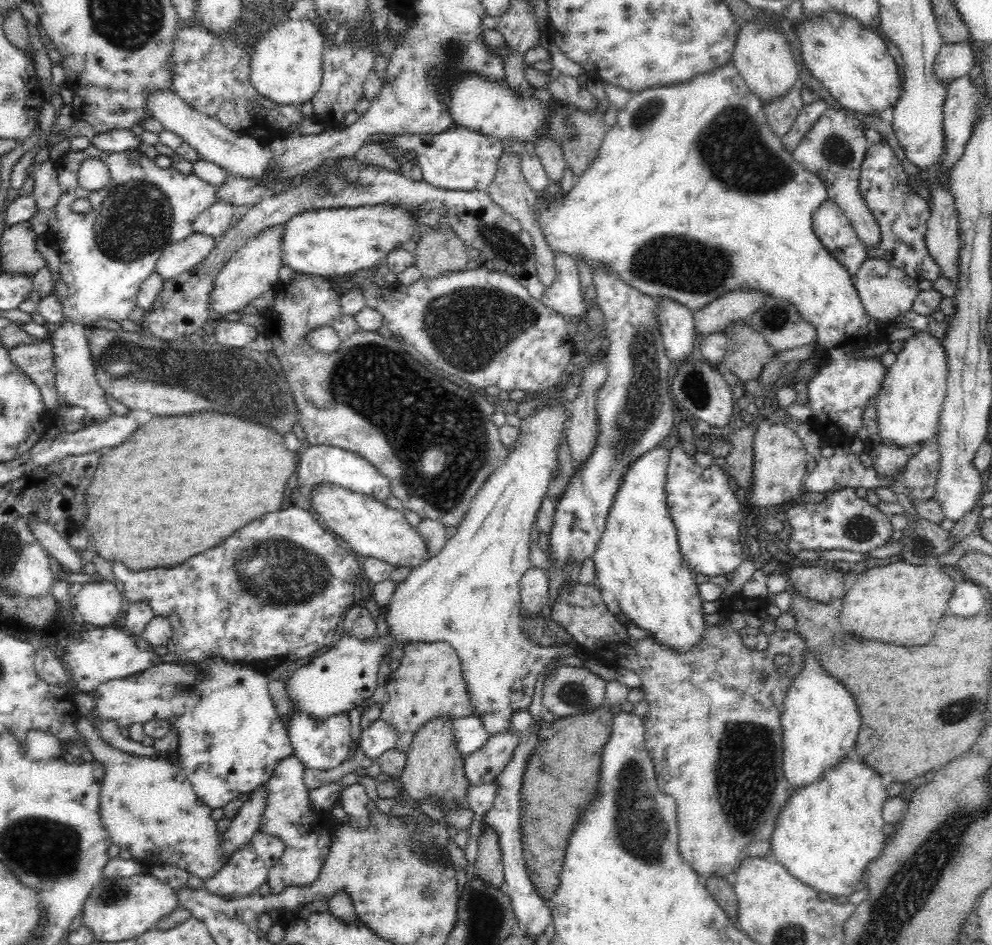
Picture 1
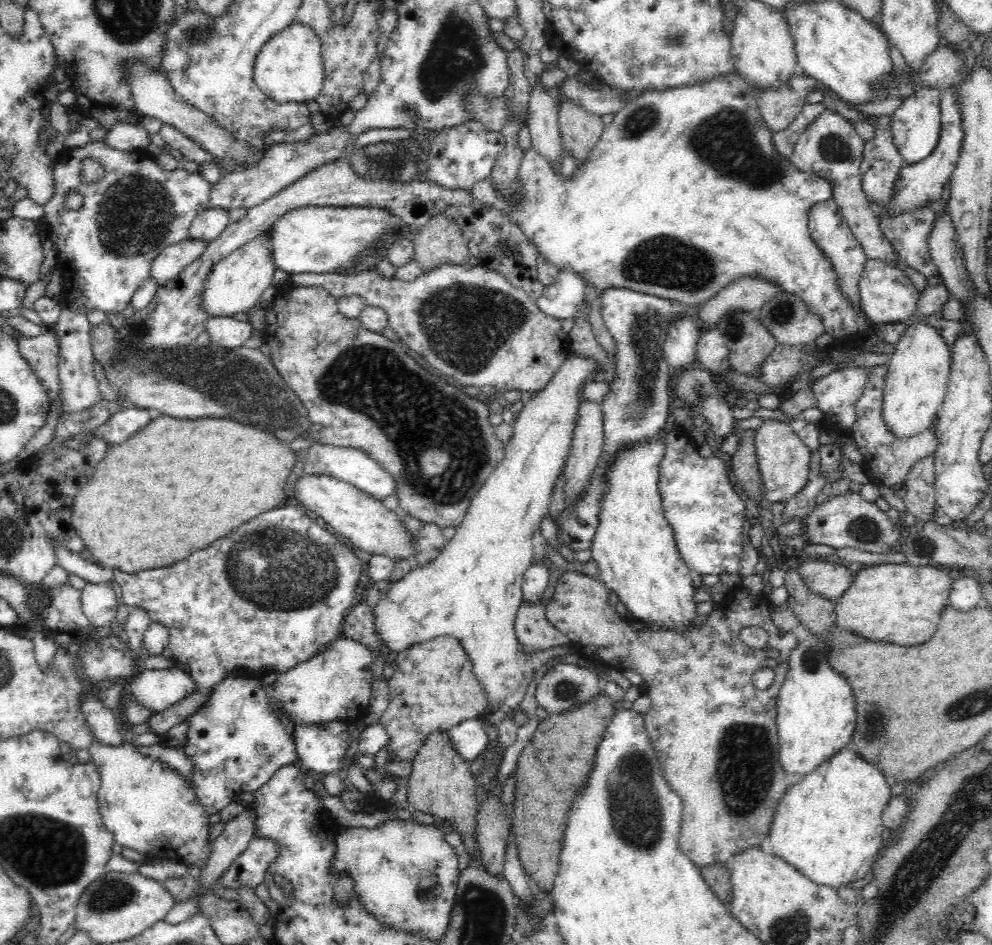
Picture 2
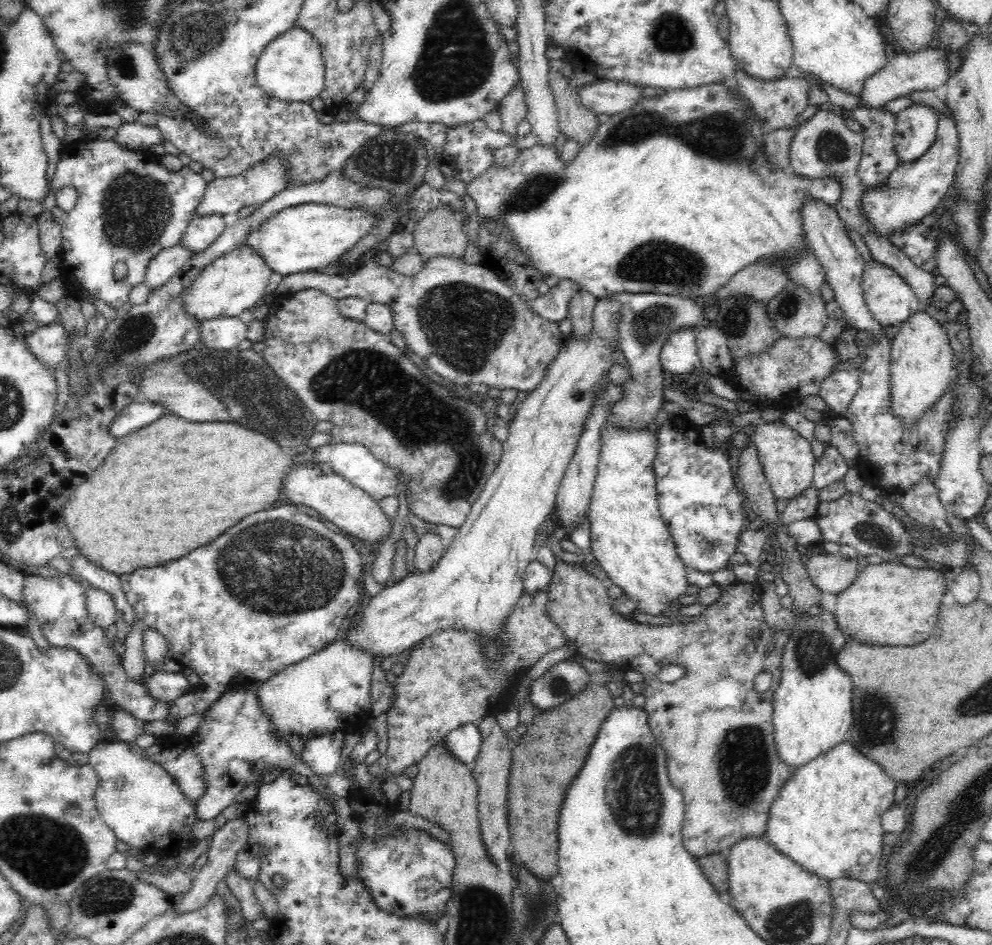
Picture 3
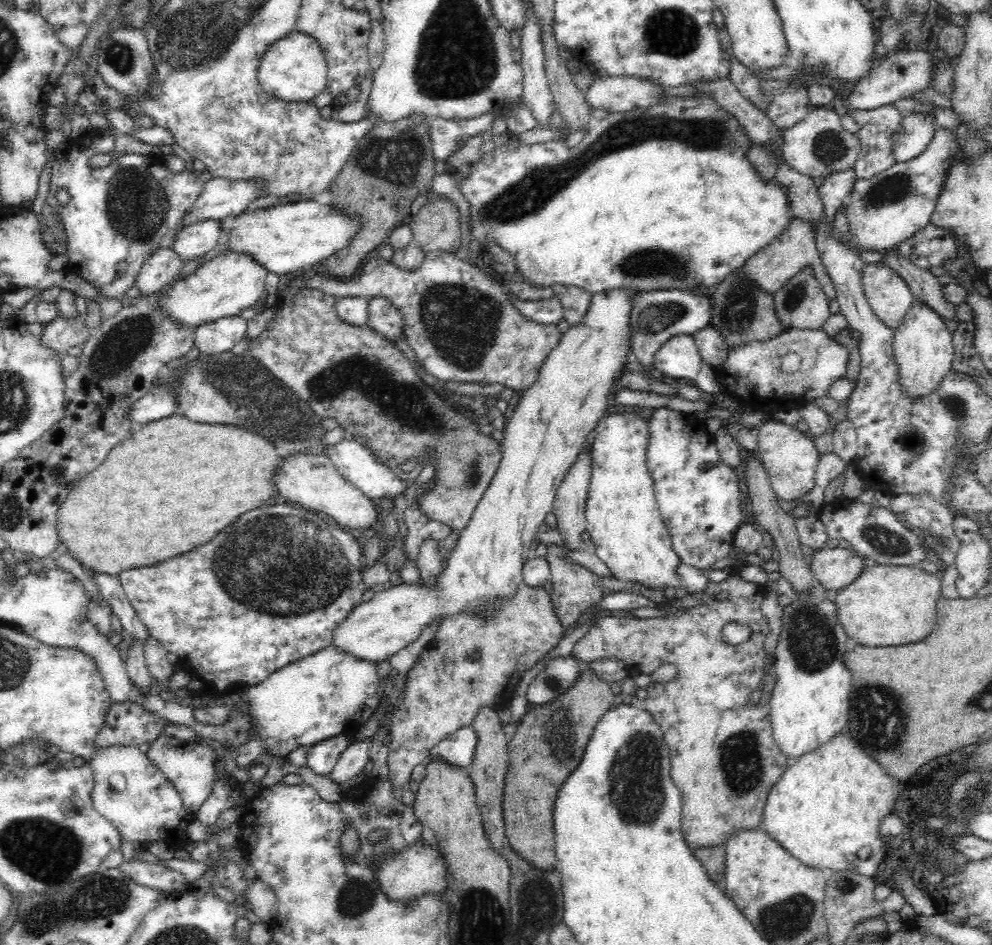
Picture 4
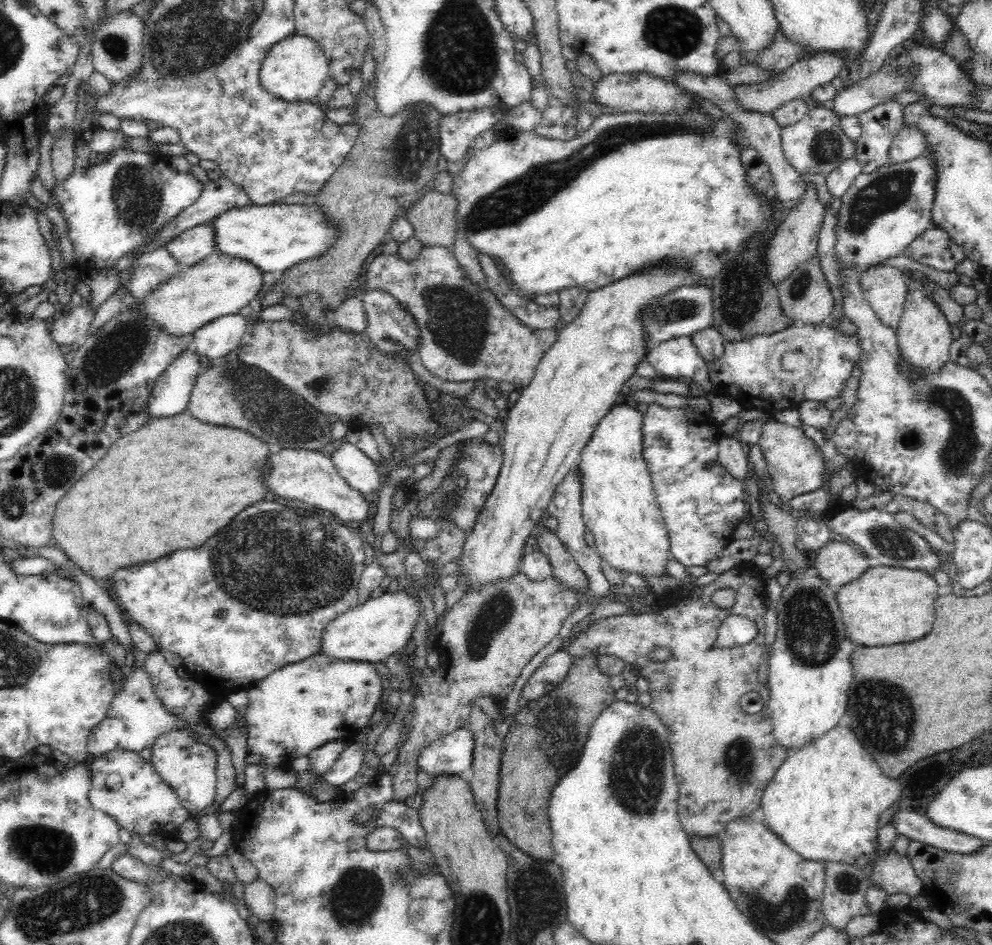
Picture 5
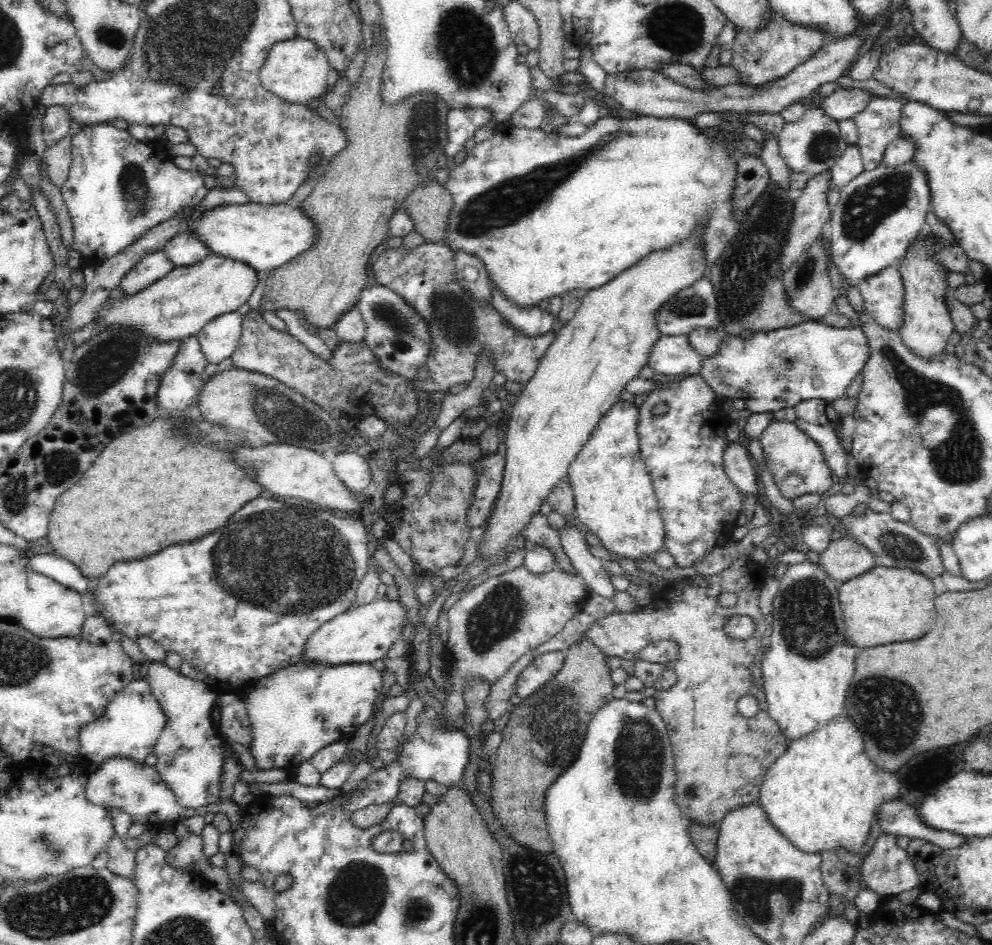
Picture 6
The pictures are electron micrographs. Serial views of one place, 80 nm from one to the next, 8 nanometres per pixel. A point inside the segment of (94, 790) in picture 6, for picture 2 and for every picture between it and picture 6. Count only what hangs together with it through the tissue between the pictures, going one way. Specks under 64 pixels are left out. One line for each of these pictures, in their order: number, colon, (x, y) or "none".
2: (147, 806)
3: (149, 811)
4: (150, 809)
5: (143, 803)

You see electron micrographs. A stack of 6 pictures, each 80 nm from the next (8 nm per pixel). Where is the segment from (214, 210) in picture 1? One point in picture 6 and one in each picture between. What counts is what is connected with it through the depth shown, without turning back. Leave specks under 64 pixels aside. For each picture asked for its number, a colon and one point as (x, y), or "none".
2: (207, 226)
3: (200, 234)
4: (194, 240)
5: (190, 247)
6: (186, 249)

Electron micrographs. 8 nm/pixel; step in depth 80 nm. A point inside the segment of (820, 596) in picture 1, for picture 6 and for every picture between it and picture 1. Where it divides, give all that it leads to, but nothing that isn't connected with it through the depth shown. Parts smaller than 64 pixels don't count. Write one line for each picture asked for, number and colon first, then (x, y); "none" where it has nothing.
2: (829, 580)
3: (834, 573)
4: (834, 568)
5: (838, 563)
6: (845, 558)

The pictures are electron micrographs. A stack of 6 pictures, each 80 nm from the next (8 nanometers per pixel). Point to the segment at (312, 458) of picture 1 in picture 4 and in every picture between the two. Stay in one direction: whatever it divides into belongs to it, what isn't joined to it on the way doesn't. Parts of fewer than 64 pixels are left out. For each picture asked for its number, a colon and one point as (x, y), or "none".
2: (350, 465)
3: (353, 462)
4: (352, 460)

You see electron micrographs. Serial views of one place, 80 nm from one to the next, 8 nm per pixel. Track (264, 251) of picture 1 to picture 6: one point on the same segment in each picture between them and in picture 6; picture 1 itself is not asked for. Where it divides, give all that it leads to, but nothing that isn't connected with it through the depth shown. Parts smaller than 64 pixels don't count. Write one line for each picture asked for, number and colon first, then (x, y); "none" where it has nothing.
2: (235, 285)
3: (233, 284)
4: (230, 283)
5: (220, 285)
6: (177, 306)

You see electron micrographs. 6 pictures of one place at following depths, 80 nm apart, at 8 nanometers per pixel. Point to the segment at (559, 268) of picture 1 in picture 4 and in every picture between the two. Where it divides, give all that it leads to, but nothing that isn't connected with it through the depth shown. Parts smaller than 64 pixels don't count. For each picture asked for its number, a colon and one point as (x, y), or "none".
2: (564, 298)
3: (553, 306)
4: (550, 310)

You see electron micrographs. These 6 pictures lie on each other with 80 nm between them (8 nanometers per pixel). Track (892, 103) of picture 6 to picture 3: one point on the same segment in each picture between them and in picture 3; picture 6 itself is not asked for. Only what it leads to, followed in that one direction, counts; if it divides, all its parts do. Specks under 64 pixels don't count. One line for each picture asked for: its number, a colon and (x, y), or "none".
3: (879, 158)
4: (876, 127)
5: (879, 125)

